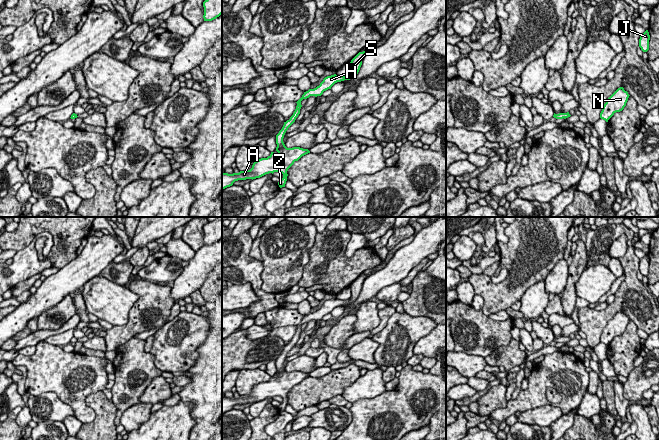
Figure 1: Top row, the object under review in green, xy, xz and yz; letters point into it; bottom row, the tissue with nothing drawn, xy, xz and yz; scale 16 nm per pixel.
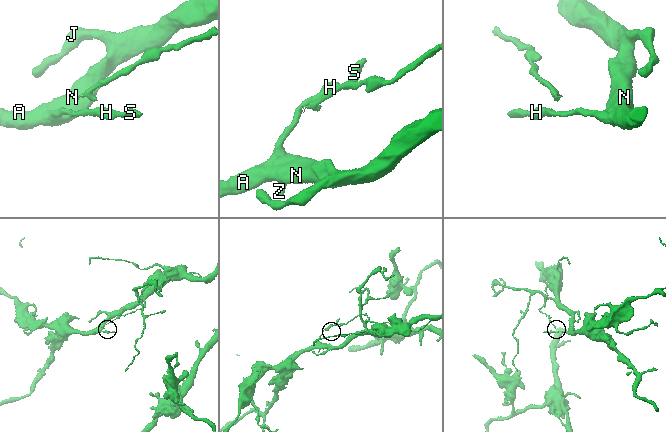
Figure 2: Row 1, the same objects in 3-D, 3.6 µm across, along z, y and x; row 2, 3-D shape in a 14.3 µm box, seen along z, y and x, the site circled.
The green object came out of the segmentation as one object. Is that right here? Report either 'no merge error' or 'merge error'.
merge error

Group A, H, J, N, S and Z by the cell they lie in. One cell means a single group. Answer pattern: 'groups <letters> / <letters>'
groups A J N Z / H S

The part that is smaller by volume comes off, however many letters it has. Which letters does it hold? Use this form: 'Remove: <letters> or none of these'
Remove: H, S

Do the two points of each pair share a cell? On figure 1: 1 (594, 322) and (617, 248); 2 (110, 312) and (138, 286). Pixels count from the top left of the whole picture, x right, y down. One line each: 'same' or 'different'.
1: different
2: different

